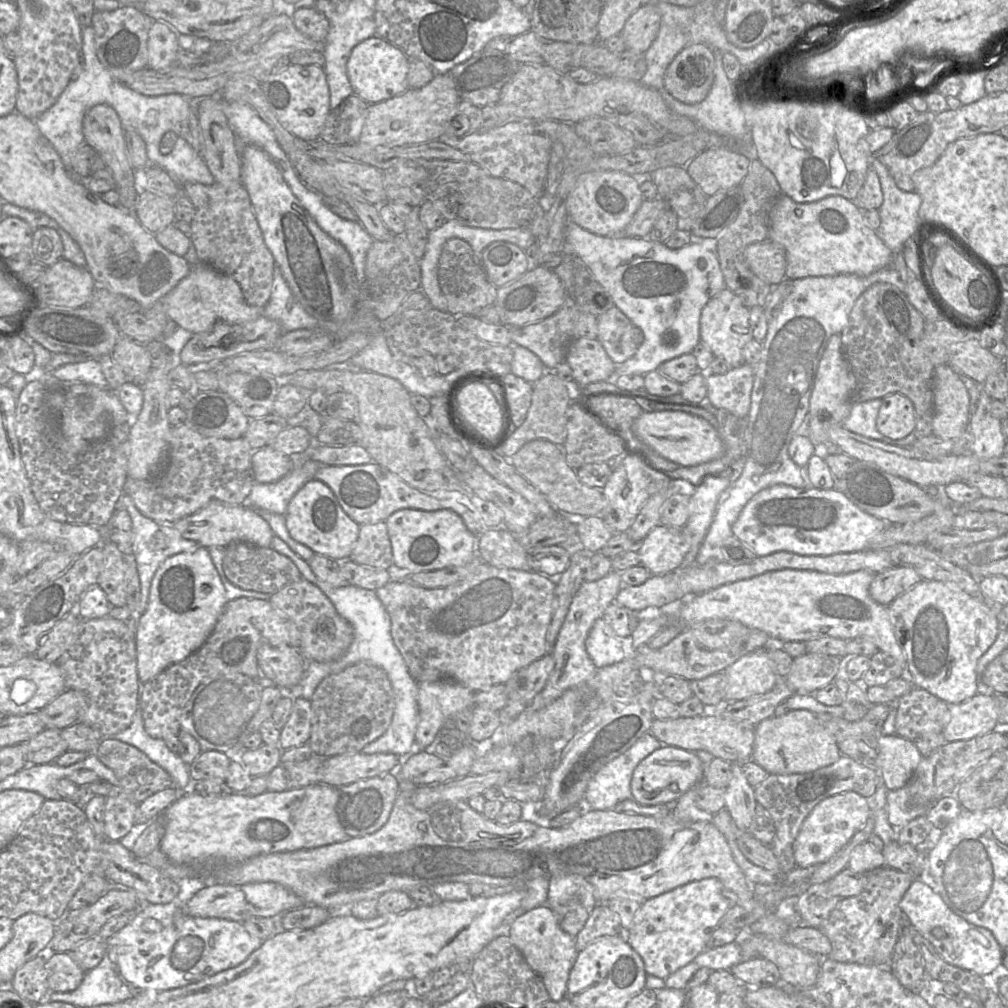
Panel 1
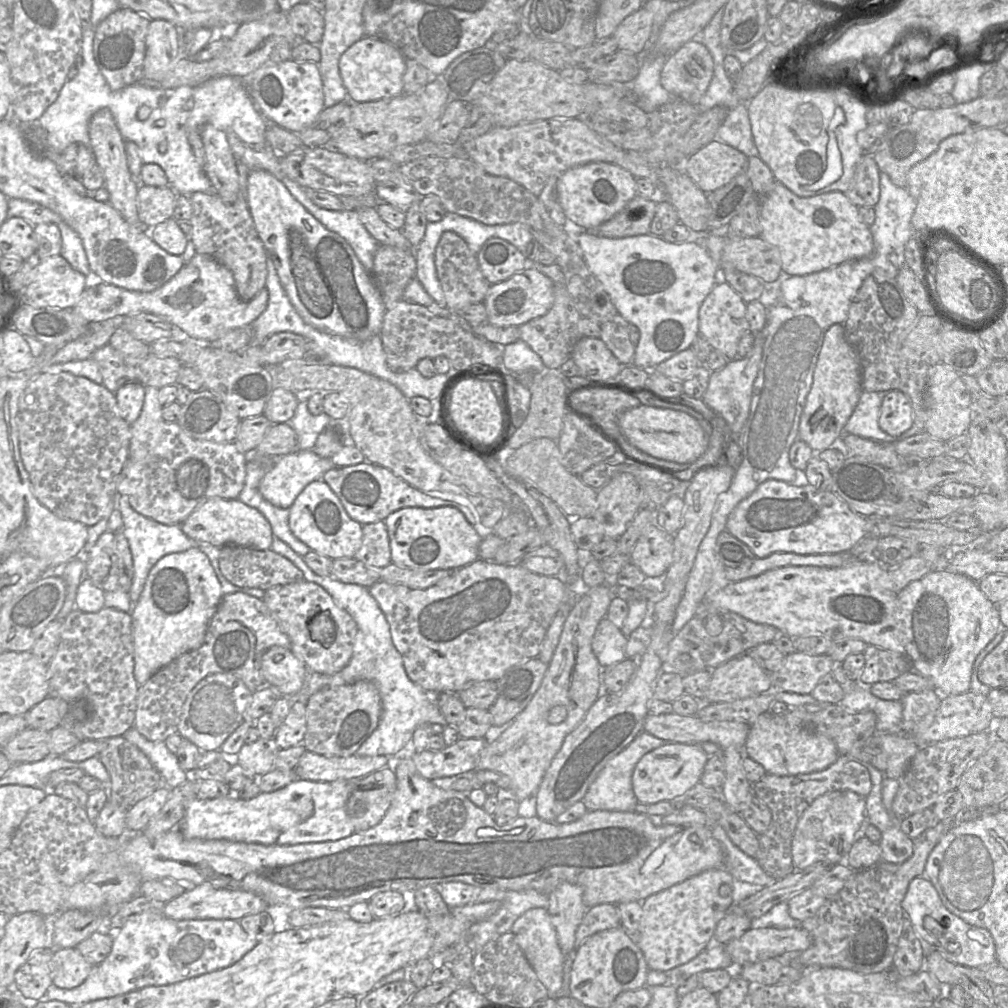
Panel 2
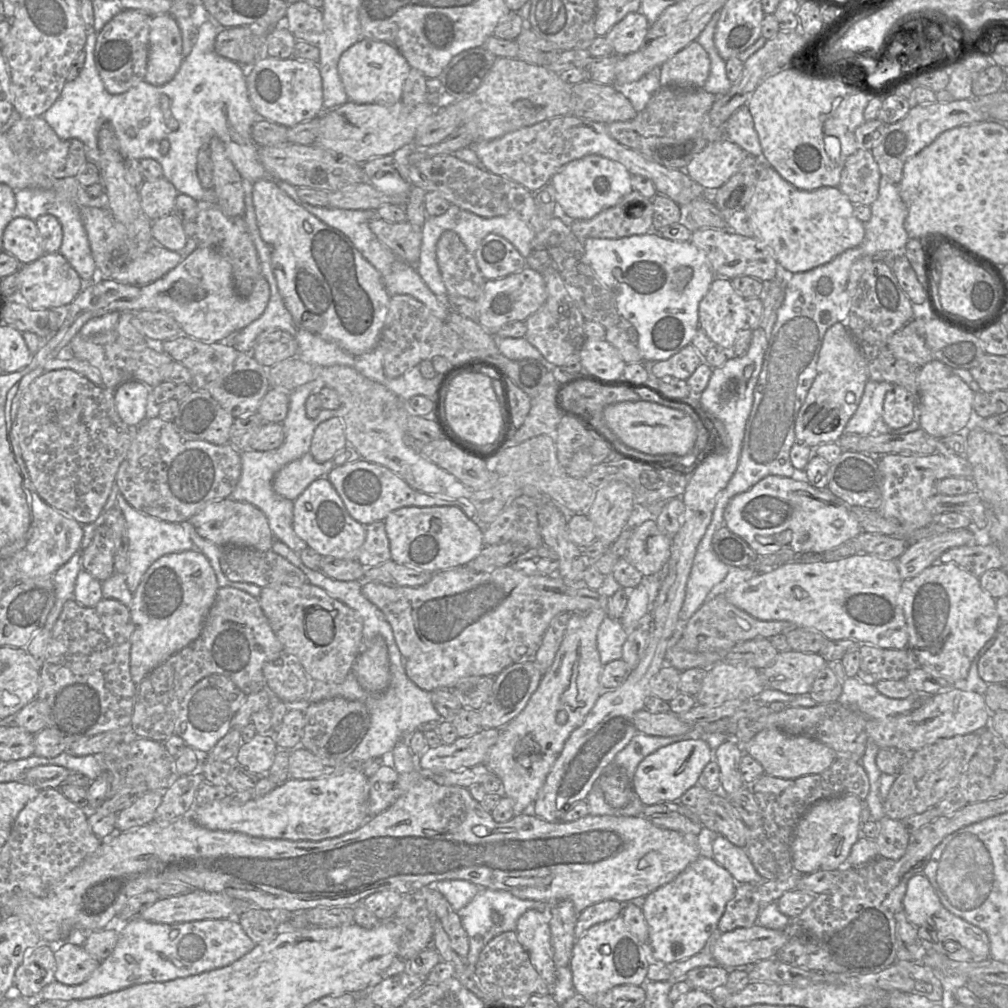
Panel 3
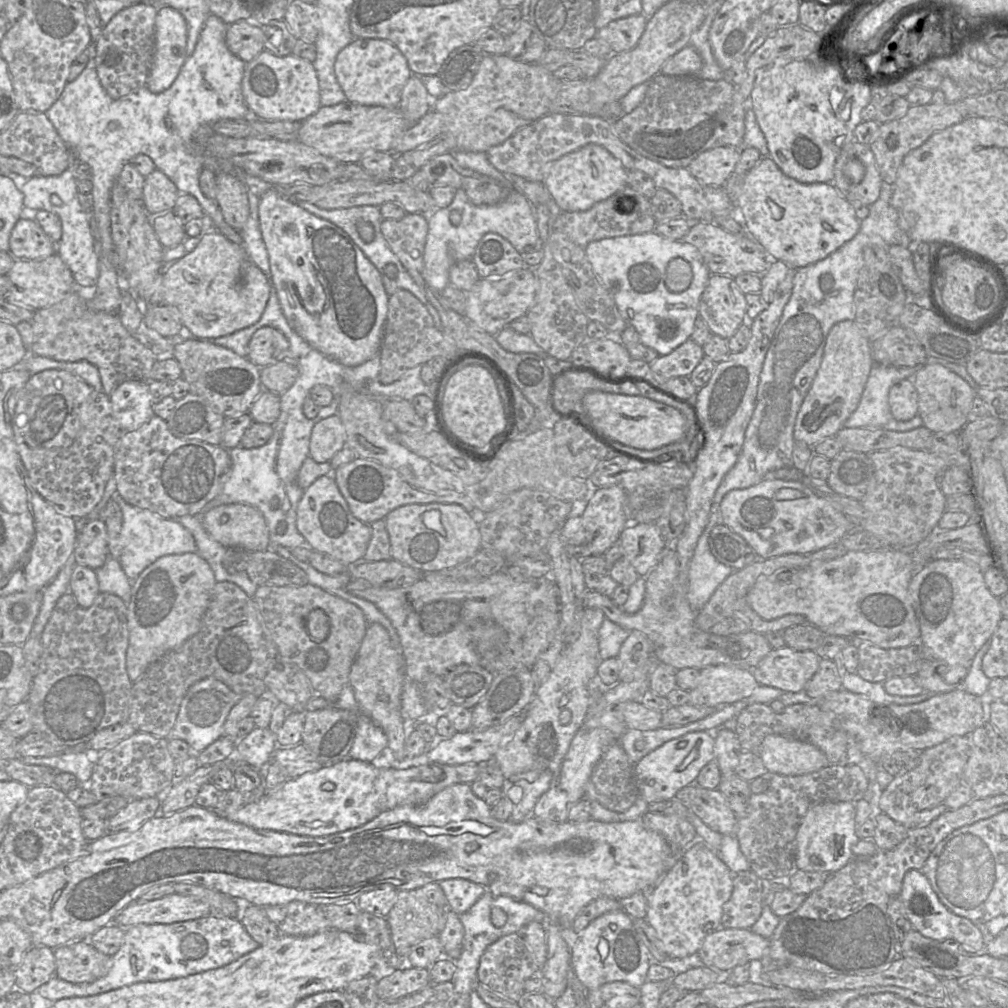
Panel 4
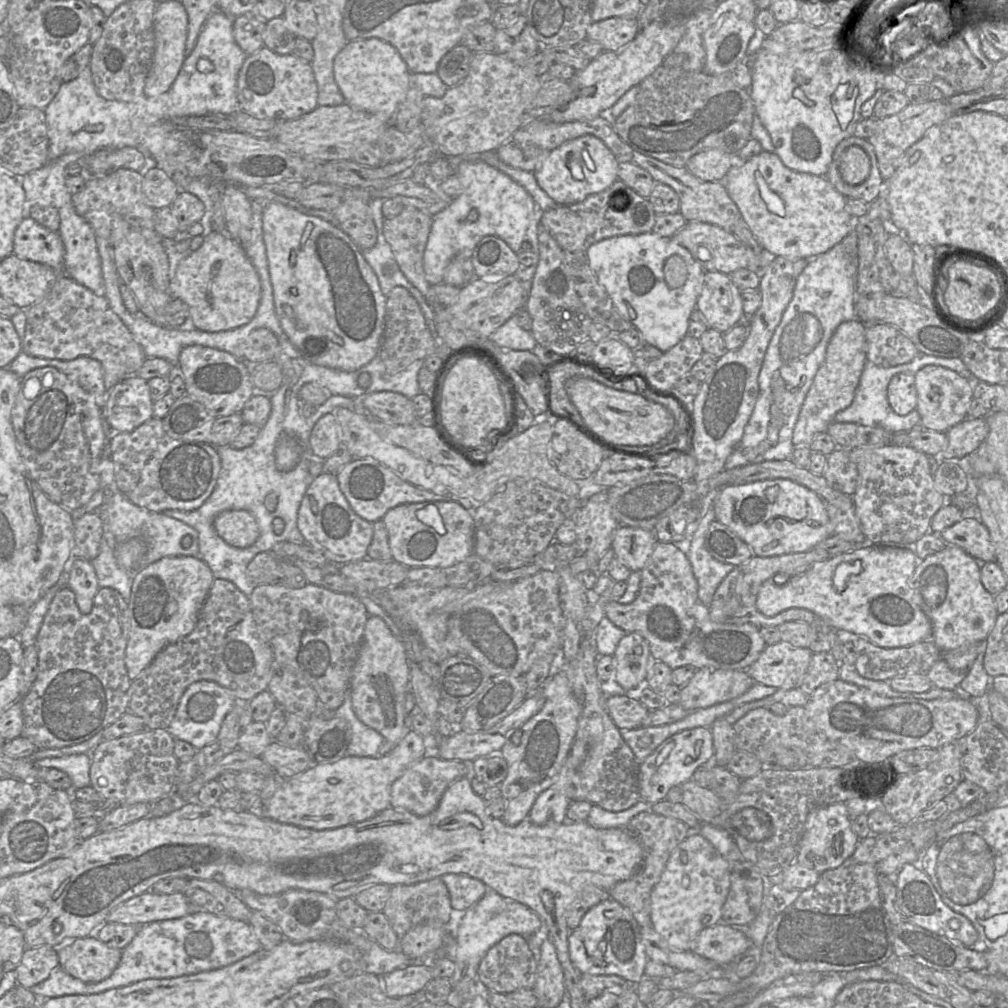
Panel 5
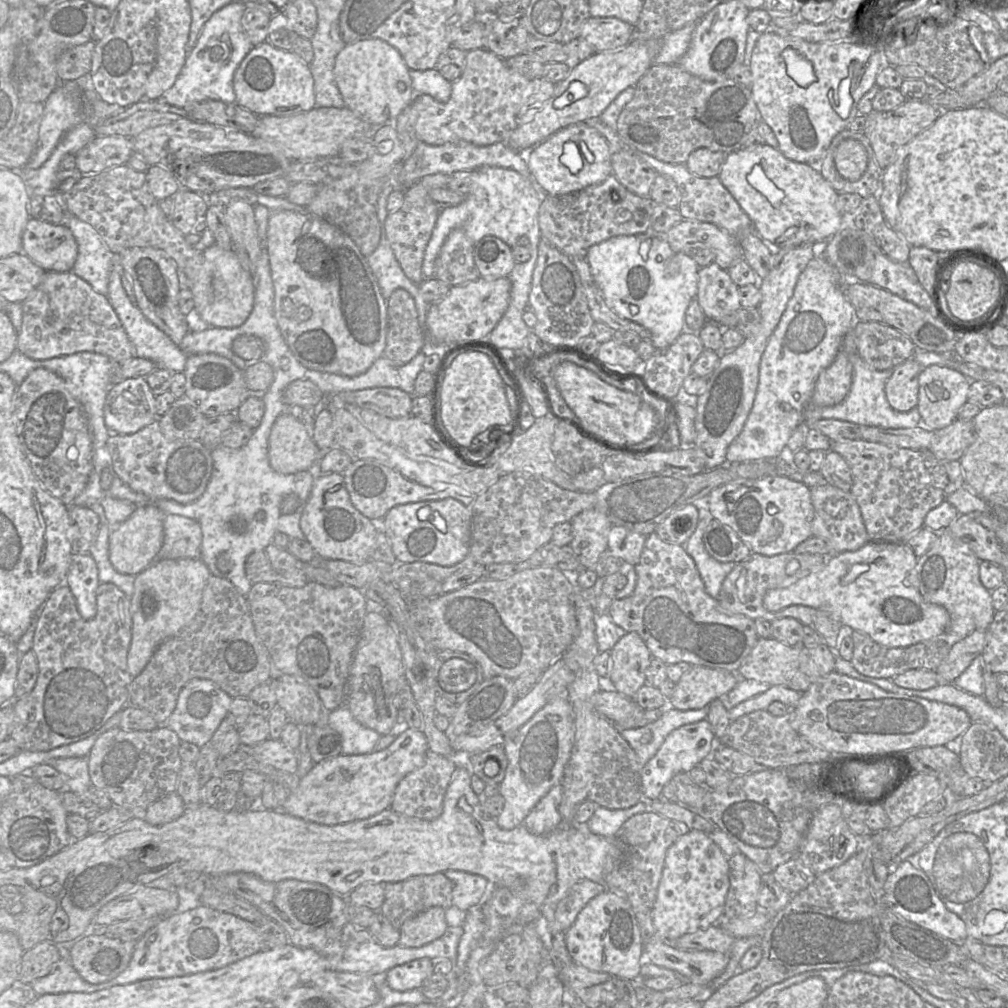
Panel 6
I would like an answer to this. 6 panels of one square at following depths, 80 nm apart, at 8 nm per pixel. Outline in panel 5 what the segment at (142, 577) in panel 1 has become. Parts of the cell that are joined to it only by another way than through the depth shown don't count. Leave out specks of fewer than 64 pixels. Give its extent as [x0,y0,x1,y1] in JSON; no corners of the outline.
[97,490,199,567]

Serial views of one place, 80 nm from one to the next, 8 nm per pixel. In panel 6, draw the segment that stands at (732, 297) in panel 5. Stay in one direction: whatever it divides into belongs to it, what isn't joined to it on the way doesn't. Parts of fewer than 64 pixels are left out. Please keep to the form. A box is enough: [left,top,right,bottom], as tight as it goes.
[696,264,741,324]

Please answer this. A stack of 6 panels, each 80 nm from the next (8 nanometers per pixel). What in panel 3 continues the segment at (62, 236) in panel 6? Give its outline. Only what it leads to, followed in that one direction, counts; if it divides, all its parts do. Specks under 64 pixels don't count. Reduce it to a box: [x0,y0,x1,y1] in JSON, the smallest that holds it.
[2,217,45,265]

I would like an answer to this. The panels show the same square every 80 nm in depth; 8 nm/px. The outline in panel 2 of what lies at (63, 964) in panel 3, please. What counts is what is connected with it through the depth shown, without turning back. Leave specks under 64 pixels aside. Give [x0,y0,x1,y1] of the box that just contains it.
[52,948,93,989]

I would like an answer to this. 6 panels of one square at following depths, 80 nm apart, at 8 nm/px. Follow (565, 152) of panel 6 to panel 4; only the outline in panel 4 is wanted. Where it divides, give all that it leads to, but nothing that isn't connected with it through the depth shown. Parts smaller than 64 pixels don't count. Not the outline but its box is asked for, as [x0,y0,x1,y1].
[543,144,628,212]

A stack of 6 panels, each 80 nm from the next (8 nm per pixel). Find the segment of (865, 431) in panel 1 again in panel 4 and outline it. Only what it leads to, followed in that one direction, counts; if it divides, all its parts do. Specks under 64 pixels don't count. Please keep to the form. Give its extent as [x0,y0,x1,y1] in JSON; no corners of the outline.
[843,363,923,432]

